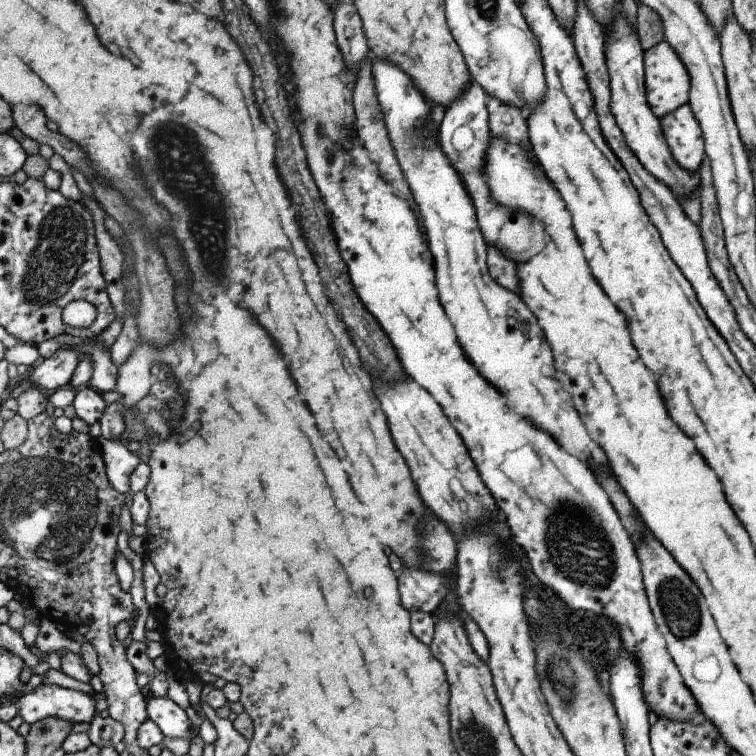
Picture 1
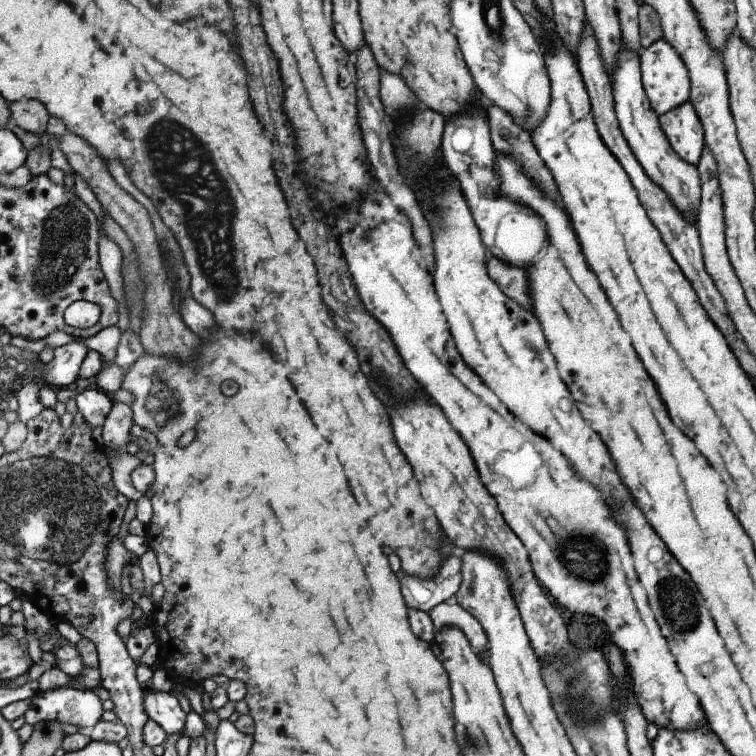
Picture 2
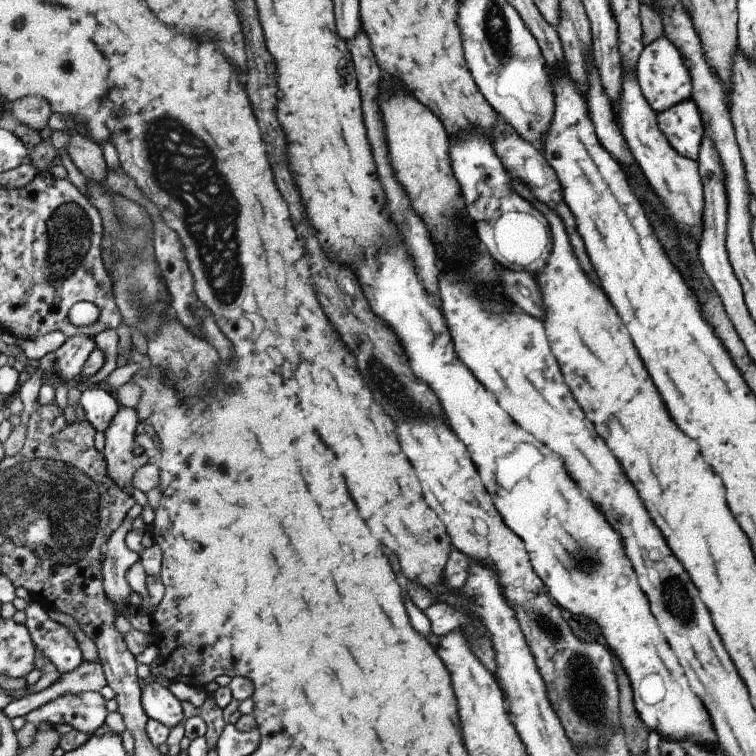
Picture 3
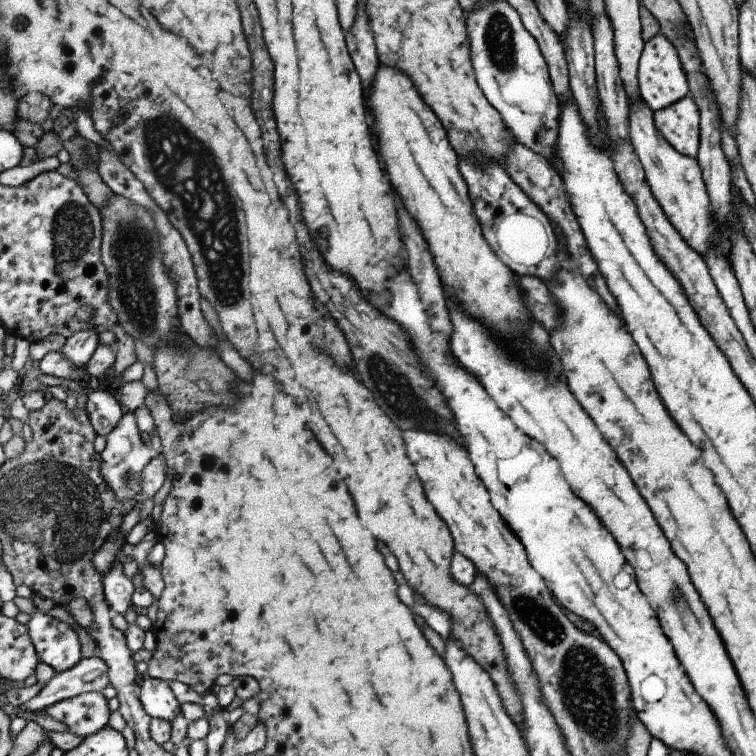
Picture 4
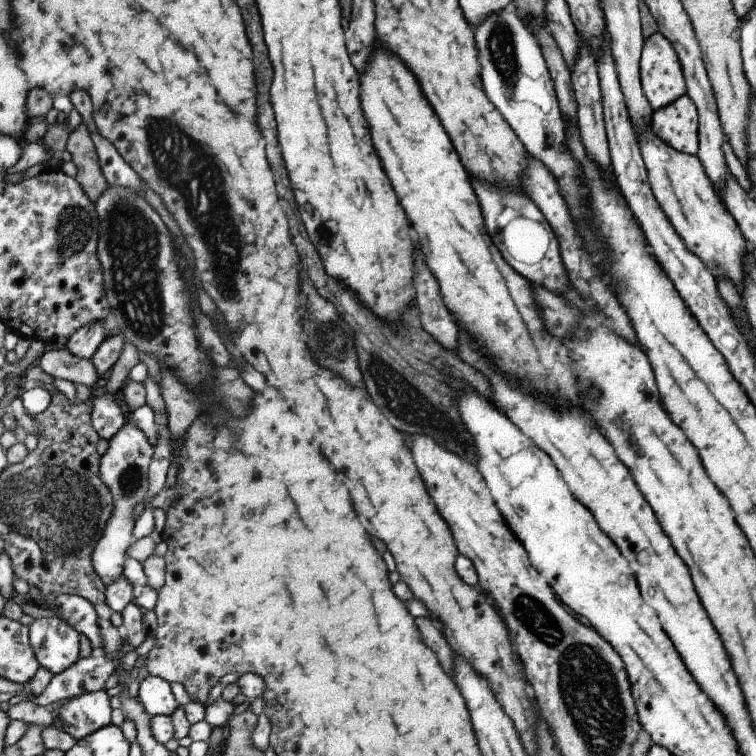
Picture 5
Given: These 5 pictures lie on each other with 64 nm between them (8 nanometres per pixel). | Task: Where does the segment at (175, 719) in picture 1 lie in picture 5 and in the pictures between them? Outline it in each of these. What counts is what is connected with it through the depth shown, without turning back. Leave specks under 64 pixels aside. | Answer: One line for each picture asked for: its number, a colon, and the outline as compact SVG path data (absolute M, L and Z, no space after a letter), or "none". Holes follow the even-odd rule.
2: M149 688L145 706L151 720L157 720L157 724L161 724L169 734L183 732L187 712L183 710L179 696L175 696L173 692L155 692Z
3: M151 678L143 686L143 706L147 708L147 714L151 720L165 722L171 730L177 724L185 722L185 708L183 702L177 700L177 696L157 678Z
4: M147 676L141 680L139 690L143 706L153 718L163 718L173 722L183 712L183 704L179 704L179 700L175 698L169 682Z
5: M147 676L141 682L141 696L139 700L143 702L143 706L147 708L147 712L155 718L155 716L173 716L175 710L179 708L173 690L171 690L171 682L159 676Z

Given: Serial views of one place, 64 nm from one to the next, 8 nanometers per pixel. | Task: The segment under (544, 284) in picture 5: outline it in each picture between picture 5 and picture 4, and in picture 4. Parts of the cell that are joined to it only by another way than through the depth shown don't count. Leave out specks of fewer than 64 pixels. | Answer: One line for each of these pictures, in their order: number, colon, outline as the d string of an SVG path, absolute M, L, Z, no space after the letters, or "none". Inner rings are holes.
4: M461 158L461 162L459 162L459 172L461 172L461 176L463 176L463 180L465 180L465 184L467 184L467 190L469 190L469 194L471 194L471 202L473 202L473 208L475 208L475 216L477 216L477 220L479 220L479 226L481 226L481 232L483 232L483 238L487 240L487 244L491 246L491 250L499 256L499 260L509 268L509 258L507 256L503 256L503 252L499 250L499 244L497 242L491 242L491 240L495 240L493 236L495 236L495 232L497 232L497 226L505 220L505 218L509 218L509 216L513 216L513 214L523 214L523 216L529 216L529 218L533 218L535 222L541 222L541 226L545 228L545 236L547 236L547 250L545 250L545 256L541 258L541 262L531 270L531 268L511 268L515 274L525 274L525 276L531 276L531 274L537 274L537 268L541 268L541 272L537 274L537 278L539 280L543 280L543 282L549 282L551 278L553 278L553 274L557 272L557 268L555 268L555 254L559 252L559 242L557 242L557 234L551 230L551 226L553 224L549 224L549 218L537 208L537 204L535 202L531 202L531 198L509 178L509 174L501 168L501 166L497 166L497 164L491 164L489 162L489 168L487 170L479 170L479 166L477 166L477 162L473 162L473 158Z

